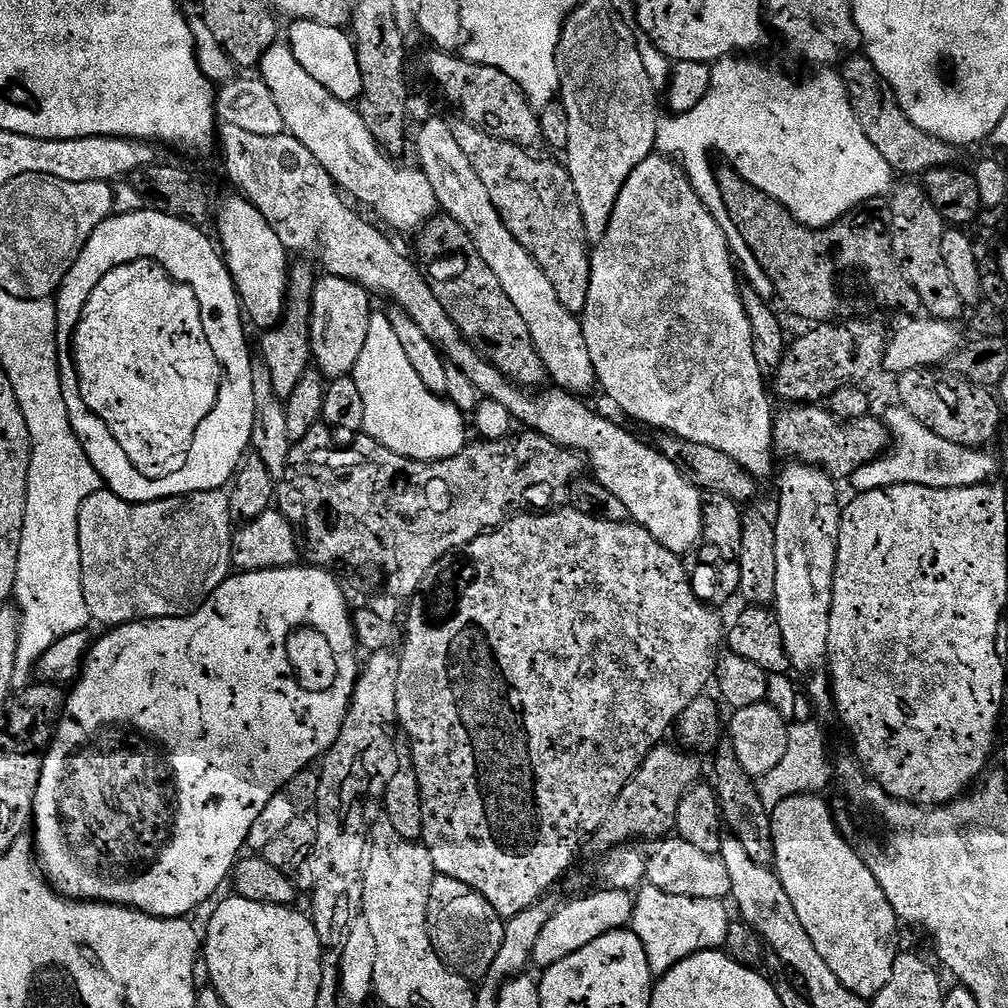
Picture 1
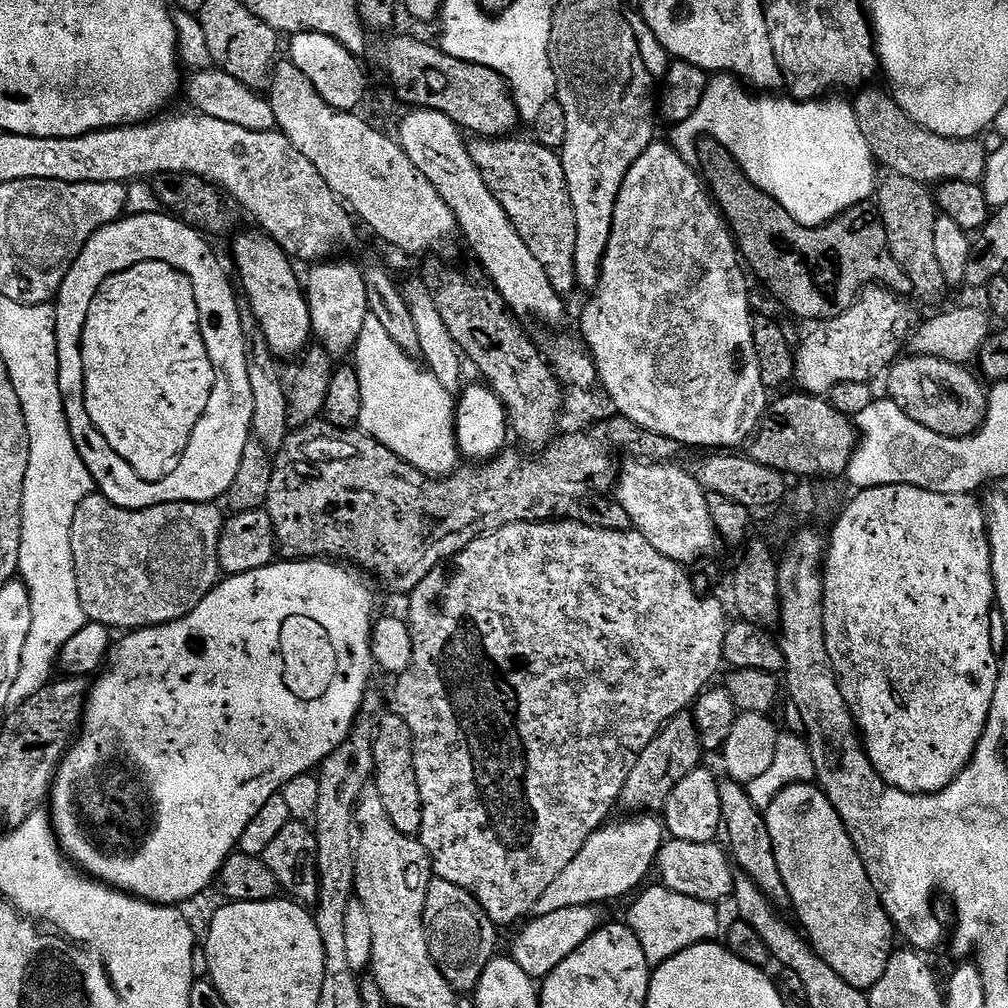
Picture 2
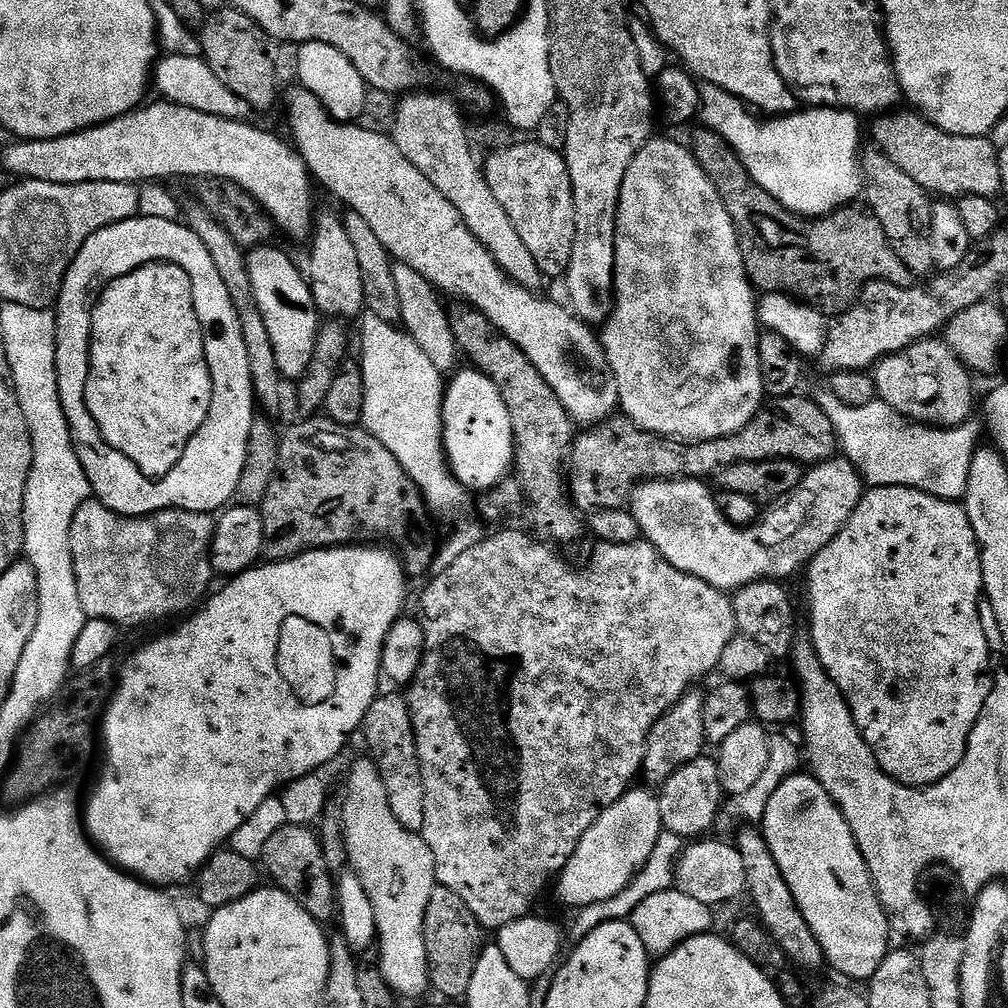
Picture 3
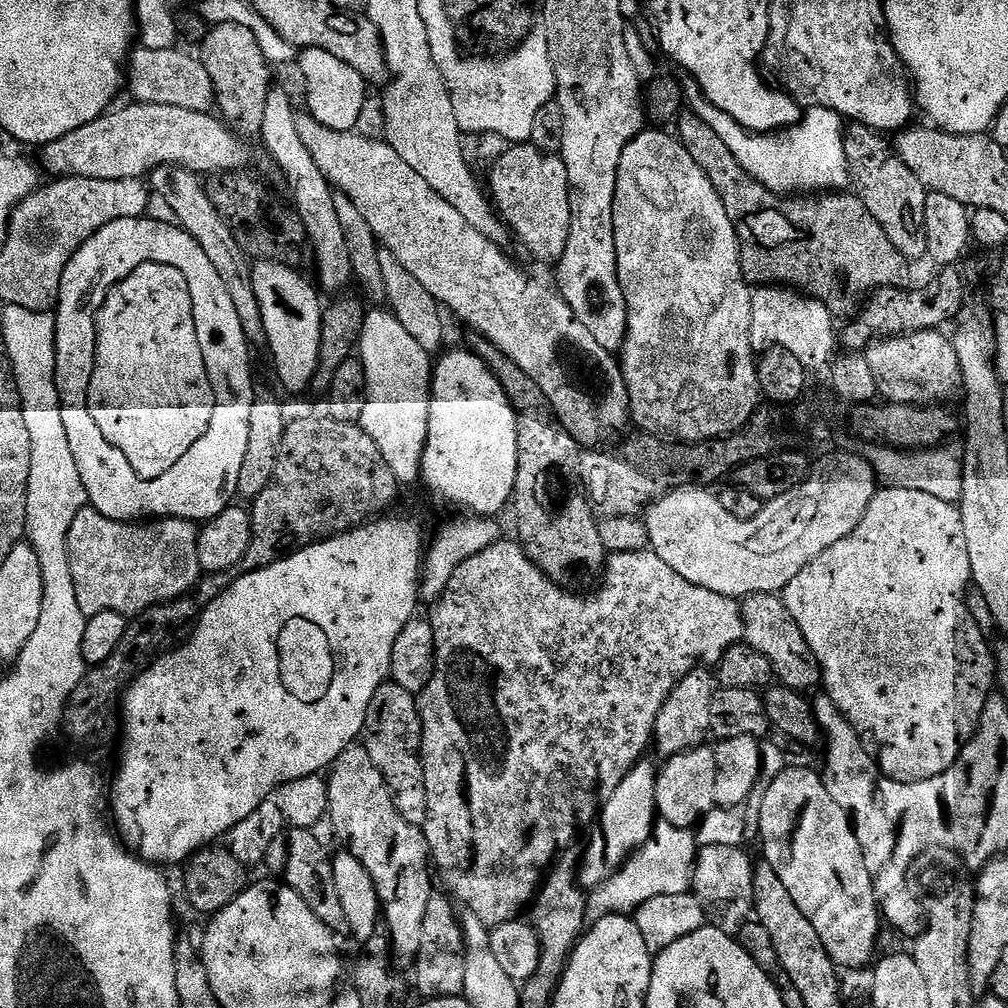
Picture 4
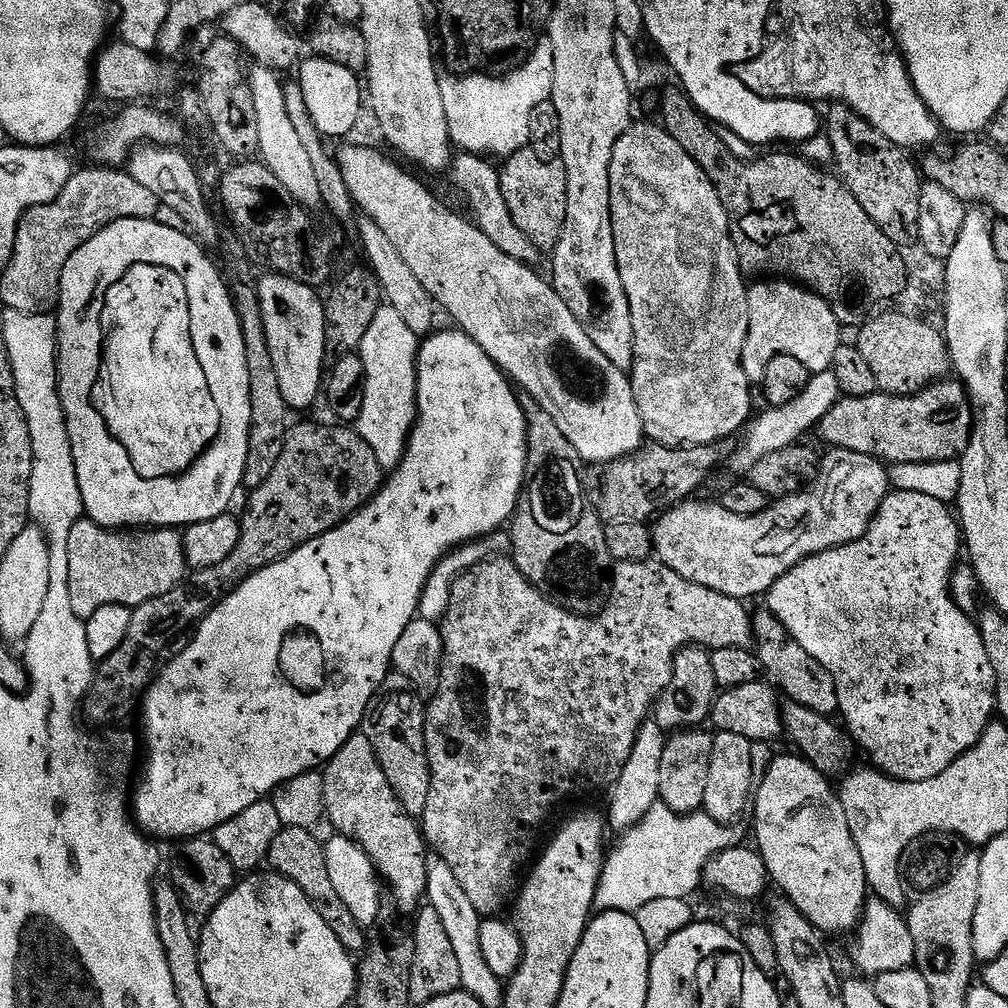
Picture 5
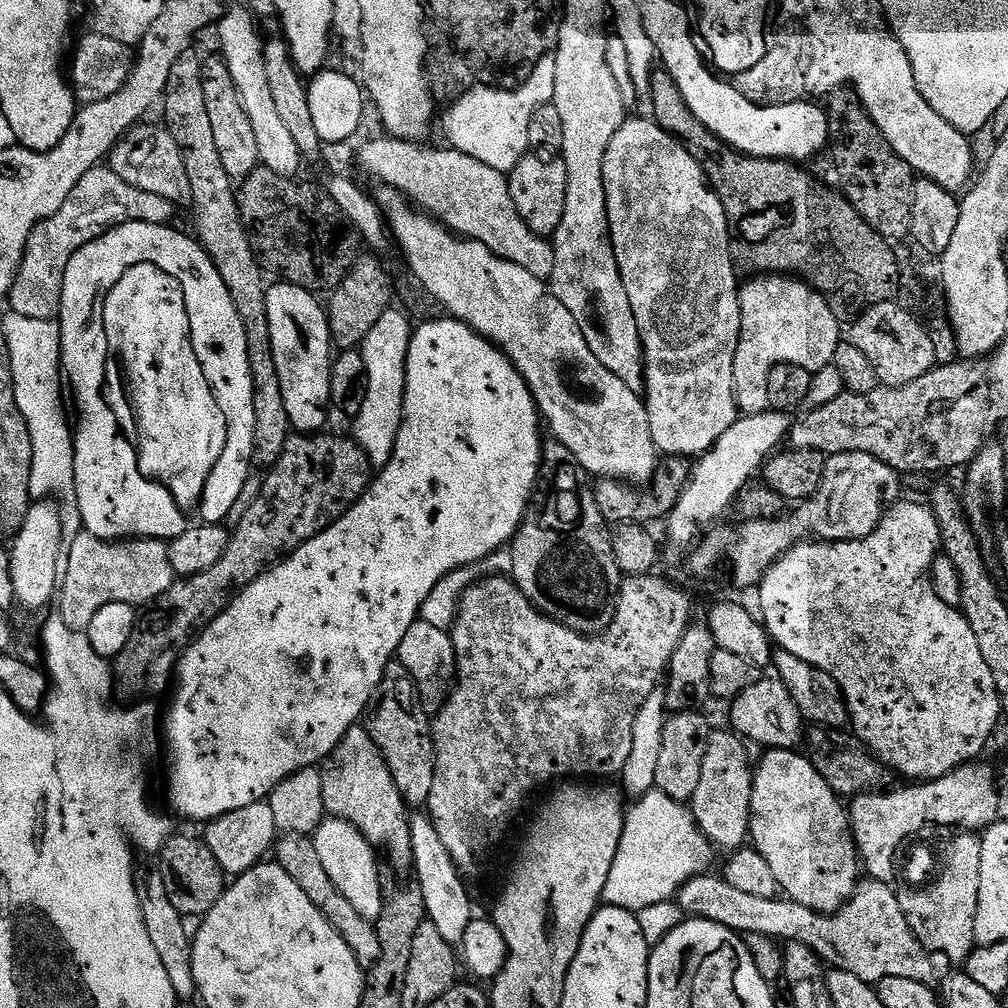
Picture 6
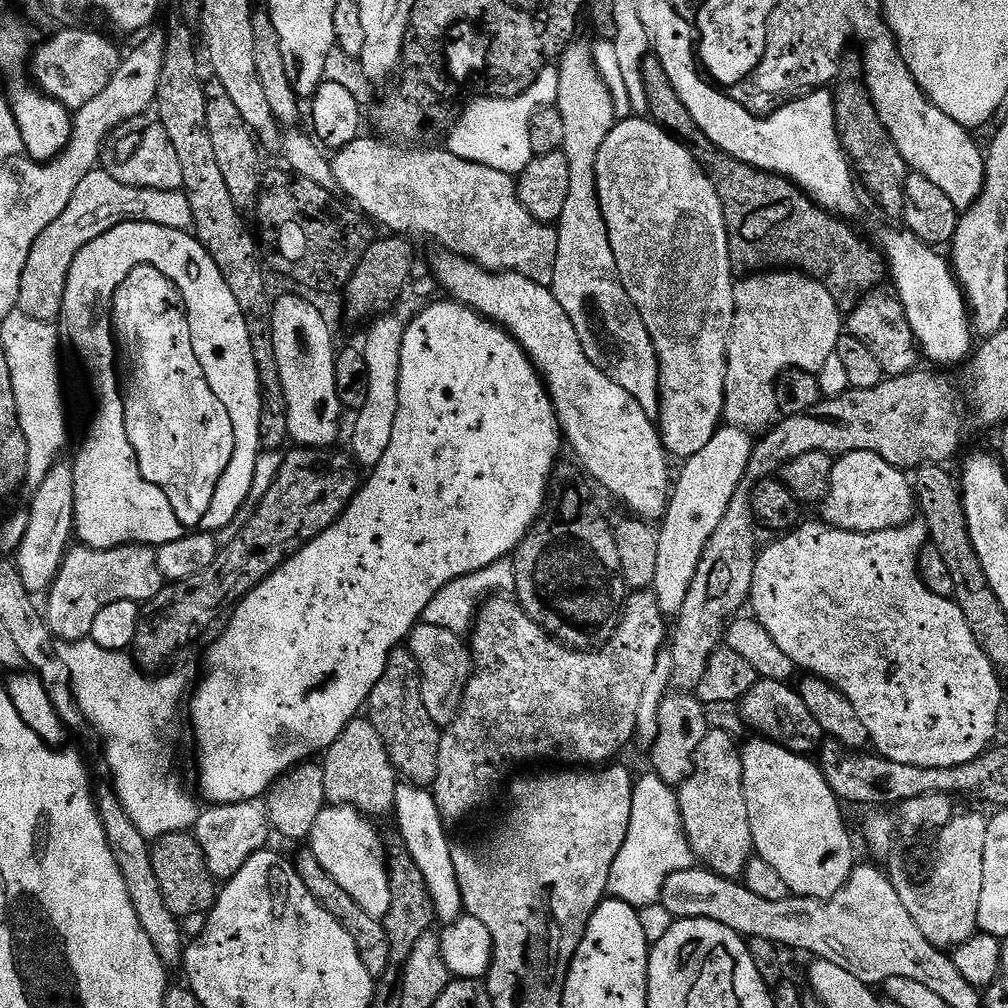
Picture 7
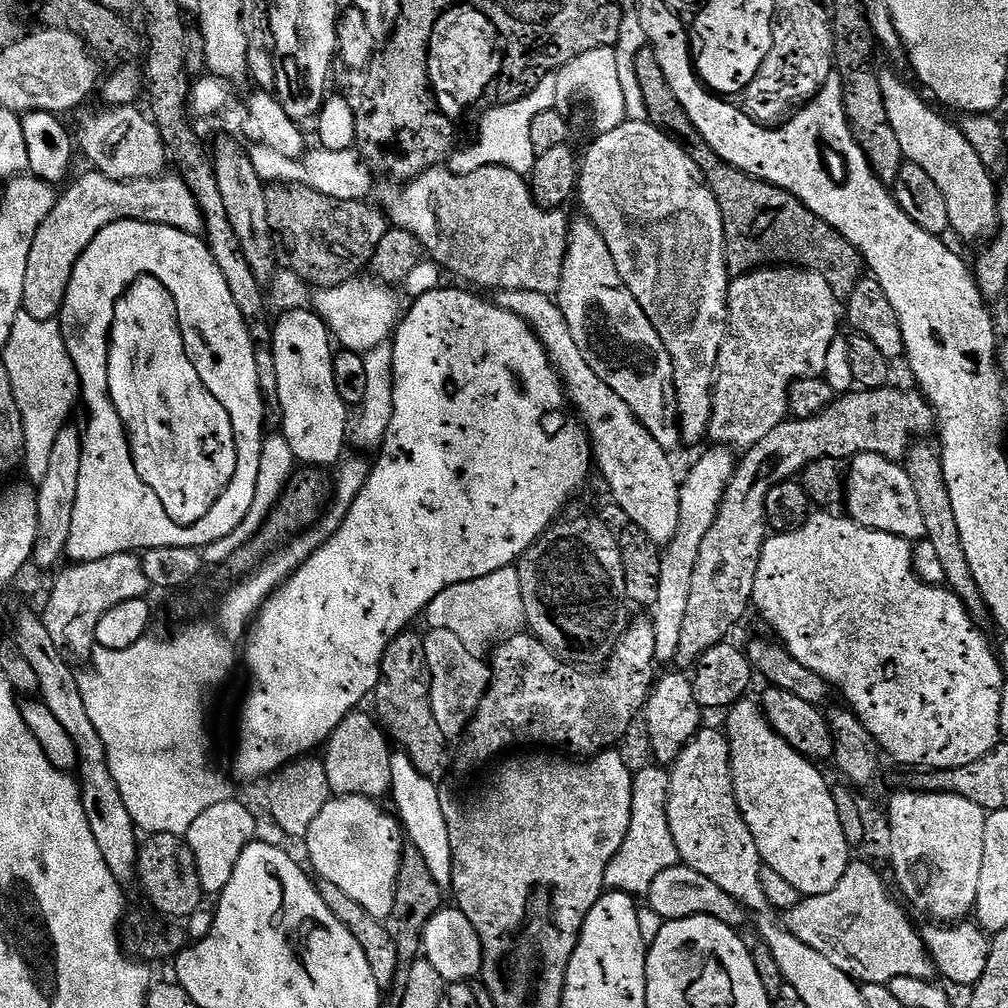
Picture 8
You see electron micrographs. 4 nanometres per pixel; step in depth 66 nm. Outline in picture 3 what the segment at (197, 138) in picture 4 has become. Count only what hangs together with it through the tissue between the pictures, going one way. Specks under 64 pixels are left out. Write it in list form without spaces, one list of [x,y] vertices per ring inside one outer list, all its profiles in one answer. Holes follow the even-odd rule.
[[[159,102],[160,104],[149,103],[147,106],[141,106],[135,112],[127,112],[125,116],[120,116],[117,120],[111,120],[105,124],[97,124],[95,128],[87,128],[85,132],[75,132],[69,136],[62,138],[54,138],[53,140],[20,140],[12,142],[8,149],[4,152],[4,168],[8,172],[13,172],[16,178],[24,180],[41,180],[42,182],[54,182],[55,184],[93,184],[94,182],[122,182],[123,184],[139,185],[141,182],[168,182],[171,176],[192,176],[191,178],[203,178],[209,176],[215,180],[232,180],[242,190],[246,190],[246,194],[250,194],[258,201],[261,208],[268,214],[268,219],[272,221],[277,229],[280,228],[292,240],[307,241],[311,237],[314,227],[314,212],[312,216],[312,184],[314,188],[314,177],[308,171],[308,163],[301,158],[300,153],[292,147],[279,140],[272,132],[263,132],[260,128],[248,124],[244,120],[227,120],[226,118],[218,118],[214,114],[202,114],[202,110],[194,110],[187,106],[178,106],[167,102]]]

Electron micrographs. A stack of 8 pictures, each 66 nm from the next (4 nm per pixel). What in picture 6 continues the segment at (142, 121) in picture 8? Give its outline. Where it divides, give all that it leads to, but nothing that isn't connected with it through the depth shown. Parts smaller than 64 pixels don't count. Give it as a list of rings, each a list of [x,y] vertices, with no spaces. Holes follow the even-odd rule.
[[[148,123],[137,124],[117,142],[110,153],[112,171],[118,174],[118,178],[122,178],[122,182],[130,182],[130,186],[138,186],[138,190],[146,190],[149,194],[158,194],[158,198],[166,198],[173,206],[191,205],[190,177],[186,174],[186,162],[182,158],[182,150],[178,146],[178,142],[174,142],[167,127],[161,126],[159,123],[157,123],[158,125]]]

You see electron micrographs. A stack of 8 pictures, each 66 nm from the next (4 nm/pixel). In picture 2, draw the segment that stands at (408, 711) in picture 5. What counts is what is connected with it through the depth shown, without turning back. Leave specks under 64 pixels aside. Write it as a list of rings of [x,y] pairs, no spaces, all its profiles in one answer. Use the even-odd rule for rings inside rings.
[[[395,711],[388,713],[376,724],[376,736],[371,737],[372,758],[374,761],[374,790],[382,798],[382,806],[394,822],[394,830],[398,834],[419,837],[422,830],[422,794],[418,790],[418,778],[414,770],[414,758],[412,757],[412,735],[410,726]]]

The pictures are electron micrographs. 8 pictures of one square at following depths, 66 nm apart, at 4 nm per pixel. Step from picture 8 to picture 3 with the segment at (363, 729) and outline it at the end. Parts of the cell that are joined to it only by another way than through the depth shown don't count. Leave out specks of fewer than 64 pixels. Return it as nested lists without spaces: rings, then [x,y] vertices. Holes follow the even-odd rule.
[[[371,759],[356,760],[348,772],[348,781],[344,784],[344,805],[338,811],[338,819],[344,833],[344,850],[347,863],[352,864],[351,871],[362,882],[362,890],[366,890],[366,898],[370,898],[370,906],[374,906],[374,922],[376,938],[380,948],[378,967],[382,978],[391,986],[397,997],[429,995],[428,955],[426,954],[426,938],[424,937],[424,919],[426,906],[430,906],[430,894],[438,885],[436,882],[436,863],[434,854],[430,854],[430,846],[423,835],[411,832],[394,818],[394,810],[390,810],[390,802],[386,798],[386,786],[382,782],[380,772]]]

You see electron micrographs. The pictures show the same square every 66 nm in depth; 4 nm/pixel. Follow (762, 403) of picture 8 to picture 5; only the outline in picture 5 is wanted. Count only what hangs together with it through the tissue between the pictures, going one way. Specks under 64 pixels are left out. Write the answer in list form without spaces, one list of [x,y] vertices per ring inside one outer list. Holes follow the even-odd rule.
[[[783,278],[756,282],[748,290],[748,333],[742,346],[742,370],[753,385],[764,383],[770,358],[798,358],[809,373],[827,372],[834,362],[834,350],[842,342],[842,325],[834,310],[815,292]]]

